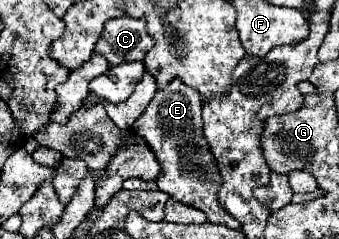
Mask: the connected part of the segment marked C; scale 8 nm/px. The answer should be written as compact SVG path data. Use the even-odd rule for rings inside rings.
M121 16L105 24L105 30L95 46L95 52L105 56L111 66L143 60L153 48L153 38L149 38L145 20Z

